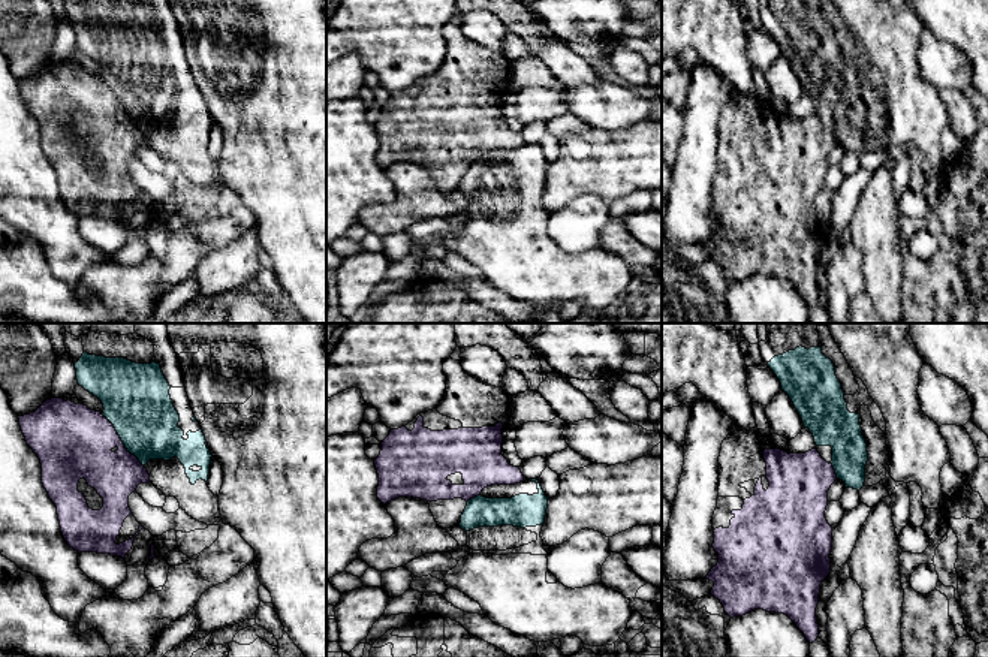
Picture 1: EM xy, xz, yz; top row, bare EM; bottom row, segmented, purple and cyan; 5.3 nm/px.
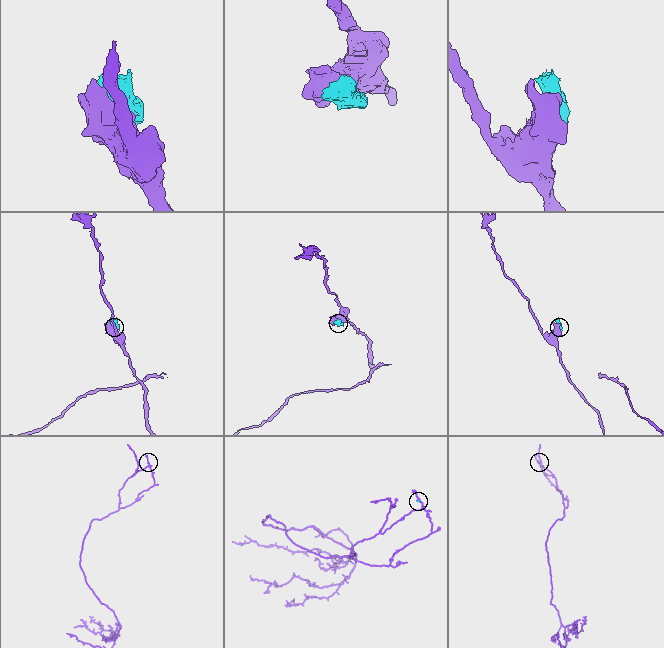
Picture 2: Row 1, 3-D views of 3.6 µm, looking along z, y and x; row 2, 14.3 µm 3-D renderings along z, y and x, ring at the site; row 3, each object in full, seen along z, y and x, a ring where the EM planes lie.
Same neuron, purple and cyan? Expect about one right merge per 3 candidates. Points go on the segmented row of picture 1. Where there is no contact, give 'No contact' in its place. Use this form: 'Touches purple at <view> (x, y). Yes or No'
Touches purple at xy (122, 442). No

